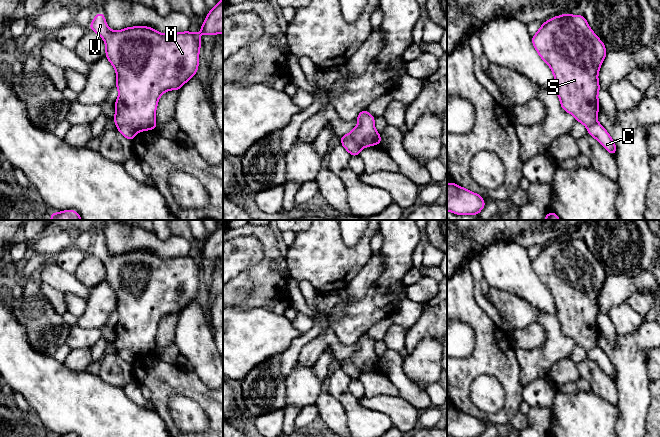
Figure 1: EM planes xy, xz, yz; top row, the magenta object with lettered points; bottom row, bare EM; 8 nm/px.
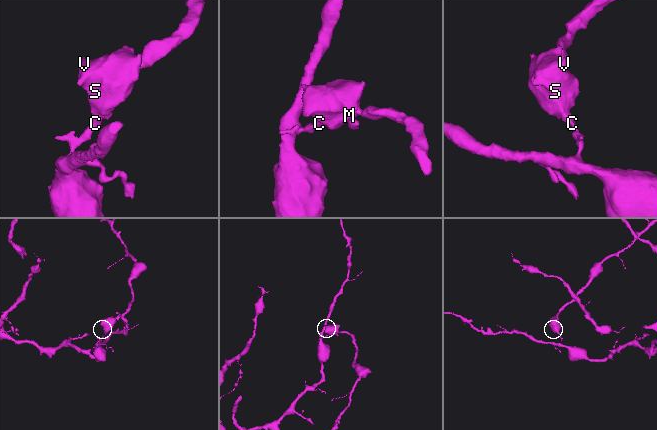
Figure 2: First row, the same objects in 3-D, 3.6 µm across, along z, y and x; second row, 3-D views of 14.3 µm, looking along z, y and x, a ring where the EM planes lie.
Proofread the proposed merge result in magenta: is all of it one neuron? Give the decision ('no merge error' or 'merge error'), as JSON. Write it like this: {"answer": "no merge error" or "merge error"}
{"answer": "merge error"}

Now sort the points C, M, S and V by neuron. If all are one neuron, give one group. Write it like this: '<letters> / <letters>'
C / M S V

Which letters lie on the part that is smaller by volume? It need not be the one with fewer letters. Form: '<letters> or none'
M, S, V

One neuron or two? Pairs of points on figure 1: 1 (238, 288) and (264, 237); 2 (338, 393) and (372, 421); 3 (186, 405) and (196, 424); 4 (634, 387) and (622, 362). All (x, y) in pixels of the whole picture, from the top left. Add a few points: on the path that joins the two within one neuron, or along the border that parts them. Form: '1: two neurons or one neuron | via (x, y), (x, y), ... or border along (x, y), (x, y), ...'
1: one neuron | via (251, 276), (266, 261), (269, 256), (269, 250)
2: one neuron | via (346, 400), (364, 418)
3: one neuron | via (186, 410), (193, 419)
4: one neuron | via (632, 381), (632, 374), (628, 368)

